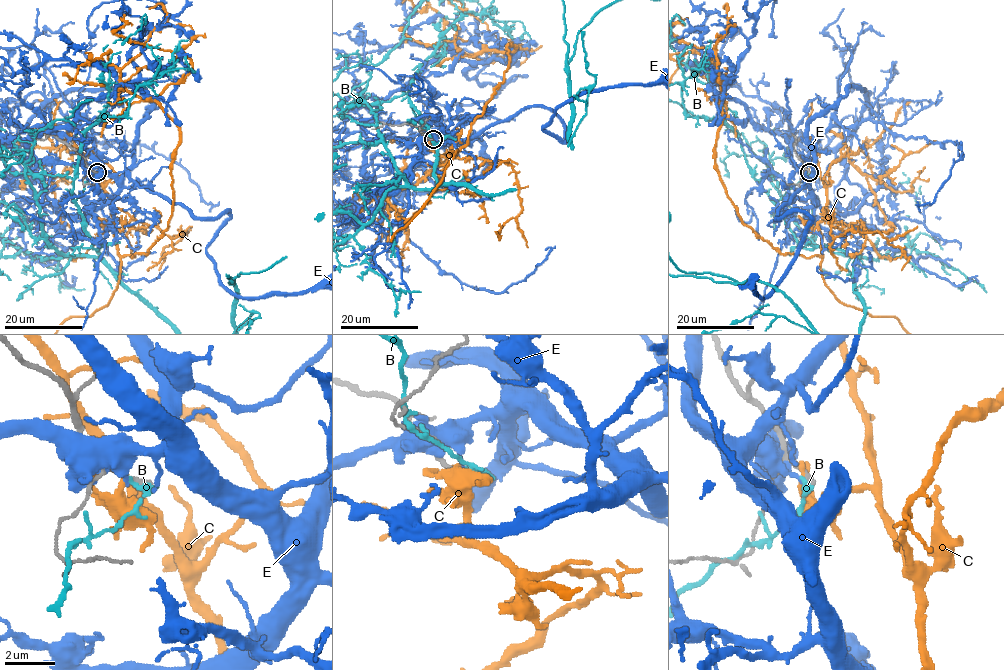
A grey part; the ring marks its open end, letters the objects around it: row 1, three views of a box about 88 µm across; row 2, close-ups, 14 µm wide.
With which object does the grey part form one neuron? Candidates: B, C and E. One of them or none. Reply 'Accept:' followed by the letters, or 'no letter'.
Accept: no letter

